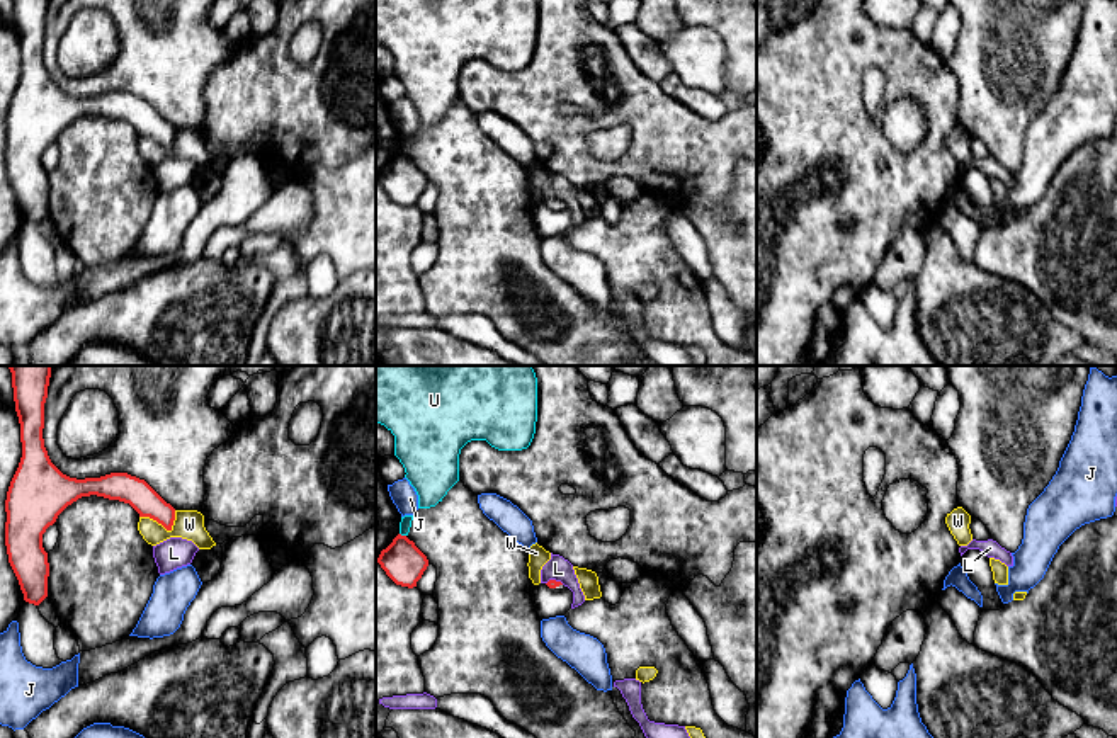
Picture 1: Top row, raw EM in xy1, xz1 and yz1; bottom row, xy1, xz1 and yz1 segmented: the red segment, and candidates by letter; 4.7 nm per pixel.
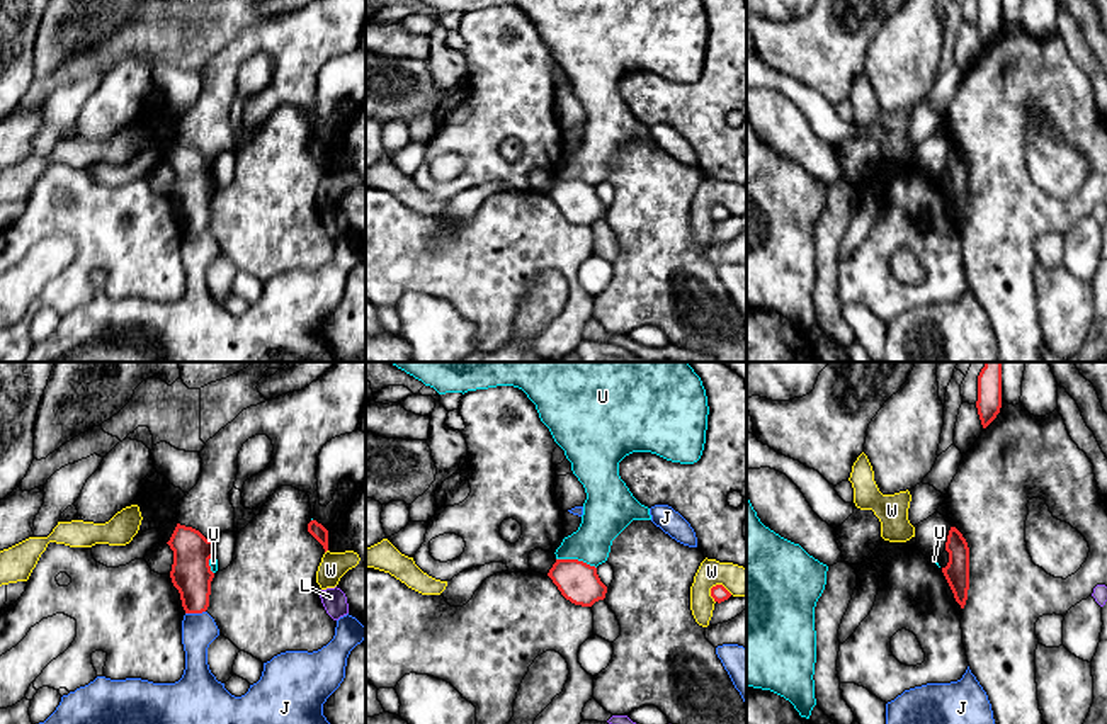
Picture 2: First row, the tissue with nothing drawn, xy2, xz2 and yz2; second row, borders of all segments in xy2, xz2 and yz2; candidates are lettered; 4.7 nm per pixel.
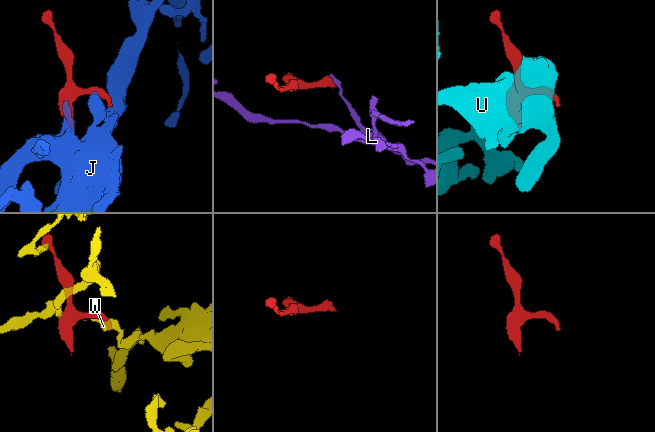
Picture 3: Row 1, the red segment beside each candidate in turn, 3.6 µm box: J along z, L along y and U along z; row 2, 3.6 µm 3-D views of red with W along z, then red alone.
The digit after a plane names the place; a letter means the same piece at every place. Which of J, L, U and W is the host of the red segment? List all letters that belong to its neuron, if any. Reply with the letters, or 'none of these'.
none of these

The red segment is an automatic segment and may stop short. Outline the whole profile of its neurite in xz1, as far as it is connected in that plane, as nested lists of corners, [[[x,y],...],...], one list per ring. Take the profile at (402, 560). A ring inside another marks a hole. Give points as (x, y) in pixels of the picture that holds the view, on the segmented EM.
[[[401,534],[381,551],[377,563],[396,585],[408,588],[417,587],[417,582],[428,566],[427,556],[413,541]]]

